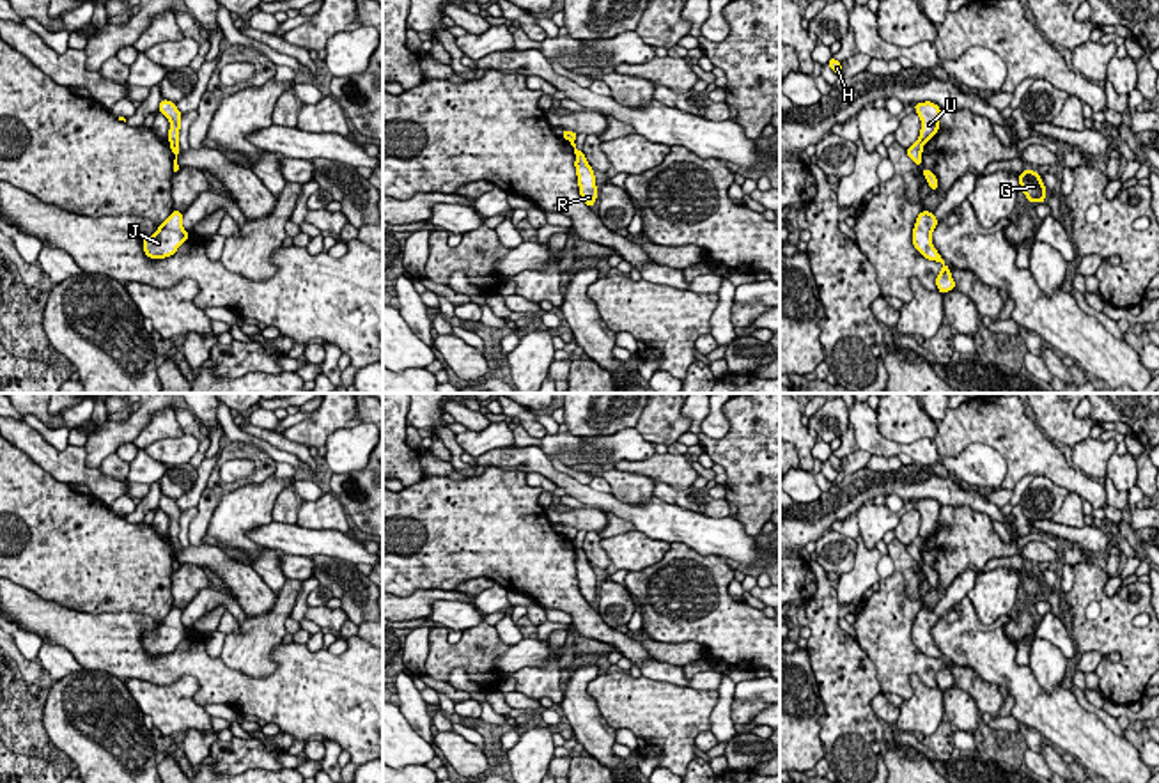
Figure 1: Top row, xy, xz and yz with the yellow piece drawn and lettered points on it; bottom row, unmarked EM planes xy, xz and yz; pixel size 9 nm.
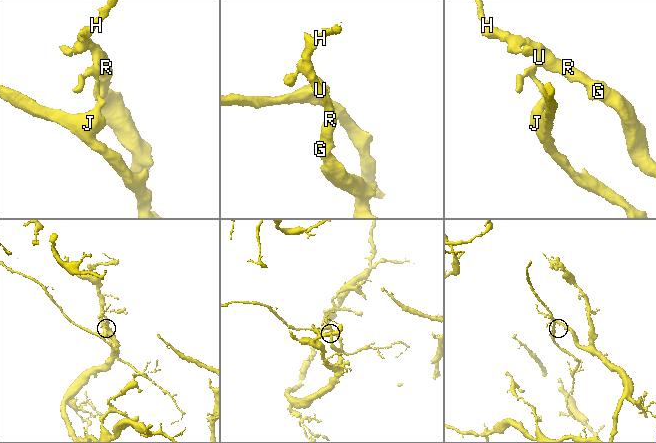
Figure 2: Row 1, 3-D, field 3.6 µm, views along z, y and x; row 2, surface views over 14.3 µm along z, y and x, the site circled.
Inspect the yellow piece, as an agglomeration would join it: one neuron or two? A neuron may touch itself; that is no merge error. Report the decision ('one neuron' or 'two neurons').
two neurons

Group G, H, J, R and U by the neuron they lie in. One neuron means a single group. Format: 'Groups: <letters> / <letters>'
Groups: G H R U / J

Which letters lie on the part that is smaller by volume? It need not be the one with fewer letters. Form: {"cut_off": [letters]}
{"cut_off": ["J"]}

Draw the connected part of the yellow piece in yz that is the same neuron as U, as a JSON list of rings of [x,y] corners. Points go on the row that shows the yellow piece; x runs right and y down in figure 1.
[[[925,101],[925,103],[914,103],[914,110],[922,120],[920,140],[925,143],[939,129],[941,108],[936,103]]]

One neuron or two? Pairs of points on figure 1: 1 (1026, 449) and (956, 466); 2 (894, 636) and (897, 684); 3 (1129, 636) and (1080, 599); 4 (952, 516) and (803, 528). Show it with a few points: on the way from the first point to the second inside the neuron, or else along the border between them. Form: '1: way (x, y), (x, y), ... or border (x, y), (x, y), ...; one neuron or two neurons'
1: border (959, 452), (989, 445), (1007, 466), (1002, 486); two neurons
2: way (894, 649), (894, 672); one neuron
3: way (1119, 622), (1119, 617), (1094, 596); one neuron
4: border (941, 503), (968, 505), (982, 514); two neurons

